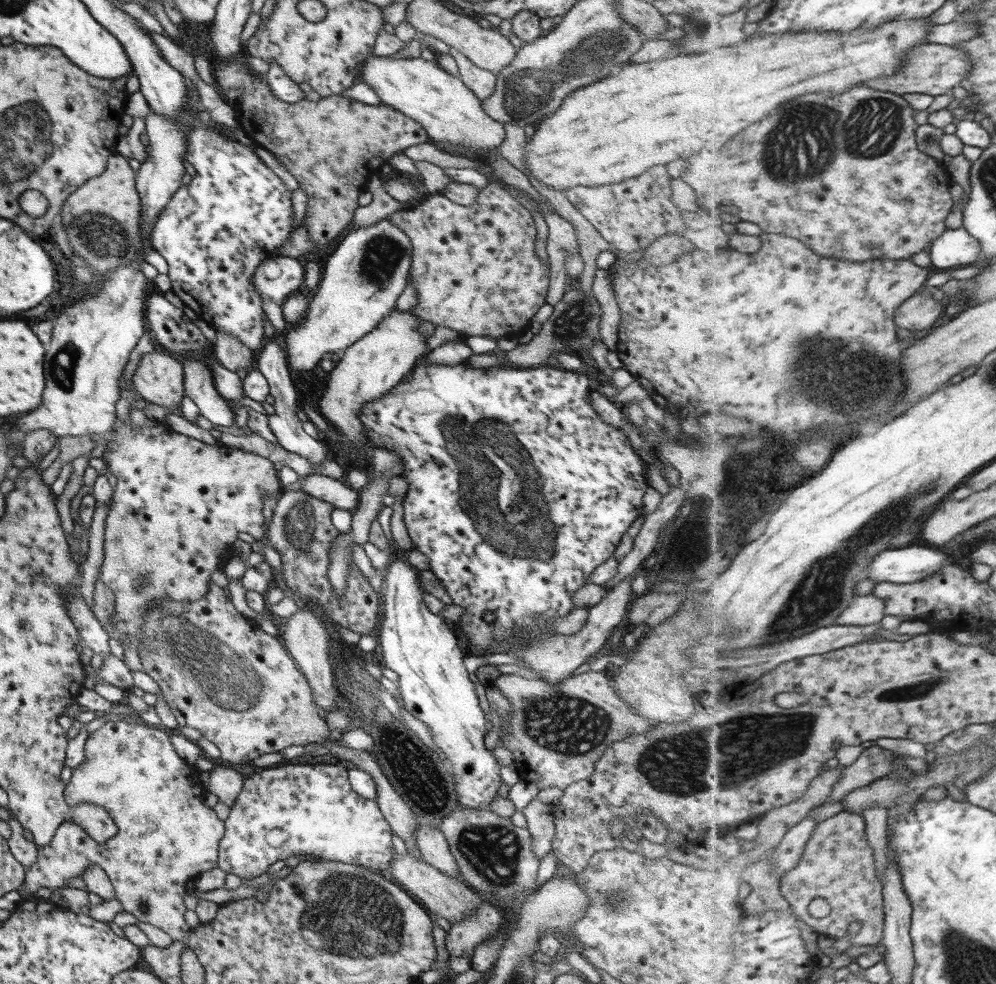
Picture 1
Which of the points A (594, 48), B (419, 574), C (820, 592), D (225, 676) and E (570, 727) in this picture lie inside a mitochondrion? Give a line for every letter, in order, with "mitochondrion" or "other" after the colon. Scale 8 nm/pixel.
A: mitochondrion
B: other
C: mitochondrion
D: mitochondrion
E: mitochondrion

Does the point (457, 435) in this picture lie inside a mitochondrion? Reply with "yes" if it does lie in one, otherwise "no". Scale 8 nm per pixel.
yes

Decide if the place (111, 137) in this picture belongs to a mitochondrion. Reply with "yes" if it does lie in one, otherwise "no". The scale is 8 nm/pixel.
no

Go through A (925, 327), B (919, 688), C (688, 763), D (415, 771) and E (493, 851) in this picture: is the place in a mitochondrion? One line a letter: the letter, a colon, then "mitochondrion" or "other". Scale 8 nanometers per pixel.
A: other
B: mitochondrion
C: mitochondrion
D: mitochondrion
E: mitochondrion

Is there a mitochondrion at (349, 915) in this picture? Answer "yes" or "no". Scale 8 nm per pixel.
yes

